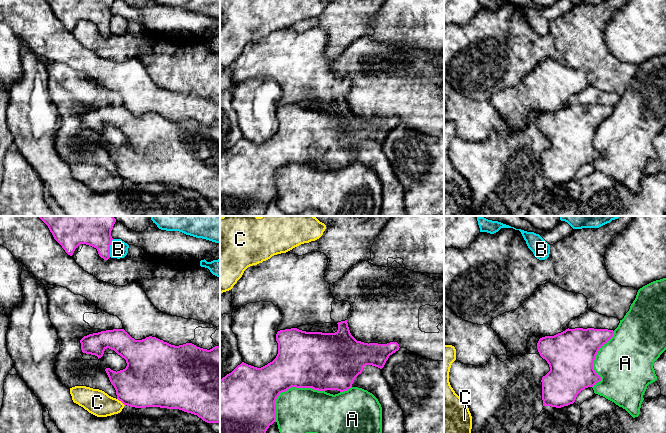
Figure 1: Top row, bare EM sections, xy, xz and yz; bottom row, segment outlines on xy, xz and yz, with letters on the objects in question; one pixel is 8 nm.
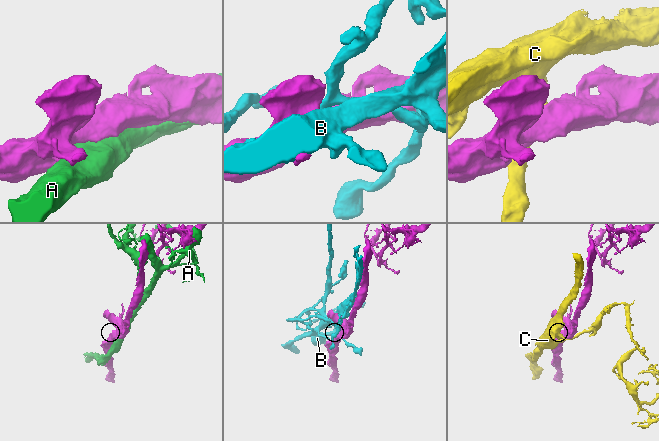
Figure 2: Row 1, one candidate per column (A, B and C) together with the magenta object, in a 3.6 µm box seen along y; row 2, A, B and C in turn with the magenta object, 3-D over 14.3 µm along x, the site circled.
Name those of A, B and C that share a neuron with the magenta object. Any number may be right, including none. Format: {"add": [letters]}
{"add": []}

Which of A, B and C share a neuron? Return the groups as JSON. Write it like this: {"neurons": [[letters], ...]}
{"neurons": [["A"], ["B"], ["C"]]}

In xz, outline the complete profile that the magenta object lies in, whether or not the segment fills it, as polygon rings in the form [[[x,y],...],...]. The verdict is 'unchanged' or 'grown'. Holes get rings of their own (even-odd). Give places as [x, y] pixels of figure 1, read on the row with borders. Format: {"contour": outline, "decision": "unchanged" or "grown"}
{"contour": [[[334,299],[331,305],[331,319],[338,324],[335,333],[306,332],[297,328],[280,330],[276,334],[278,354],[272,362],[261,368],[242,362],[220,380],[220,433],[266,433],[269,426],[276,421],[275,401],[280,393],[292,387],[312,388],[318,391],[347,391],[352,387],[356,377],[362,373],[364,366],[372,365],[382,369],[389,356],[399,350],[397,342],[368,344],[357,341],[351,335],[347,323],[351,311],[350,303]]], "decision": "grown"}

